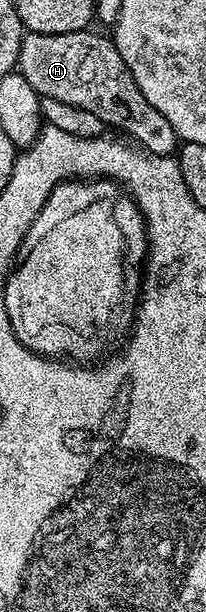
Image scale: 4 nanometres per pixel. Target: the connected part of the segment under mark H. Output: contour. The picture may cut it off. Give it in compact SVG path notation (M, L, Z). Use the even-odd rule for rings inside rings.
M93 28L63 32L62 34L31 34L26 33L21 40L16 69L25 77L27 84L35 88L35 92L42 98L63 100L63 104L75 104L75 108L83 108L83 112L91 112L105 122L106 127L122 130L140 149L158 154L164 158L176 155L179 150L179 139L175 128L163 117L156 108L147 104L147 96L139 92L139 84L135 84L135 76L123 64L123 56L115 48L115 44L108 37L96 34Z

